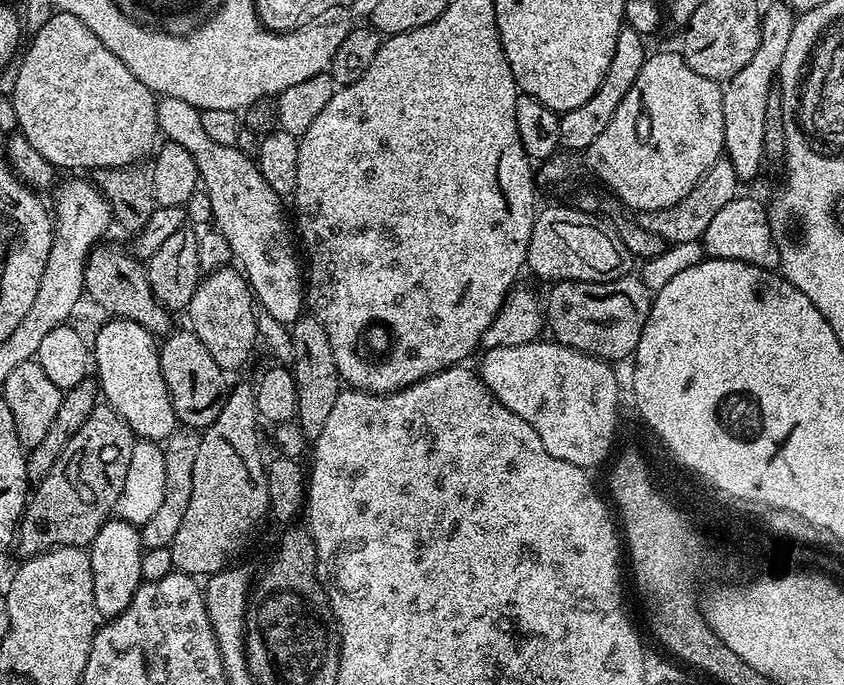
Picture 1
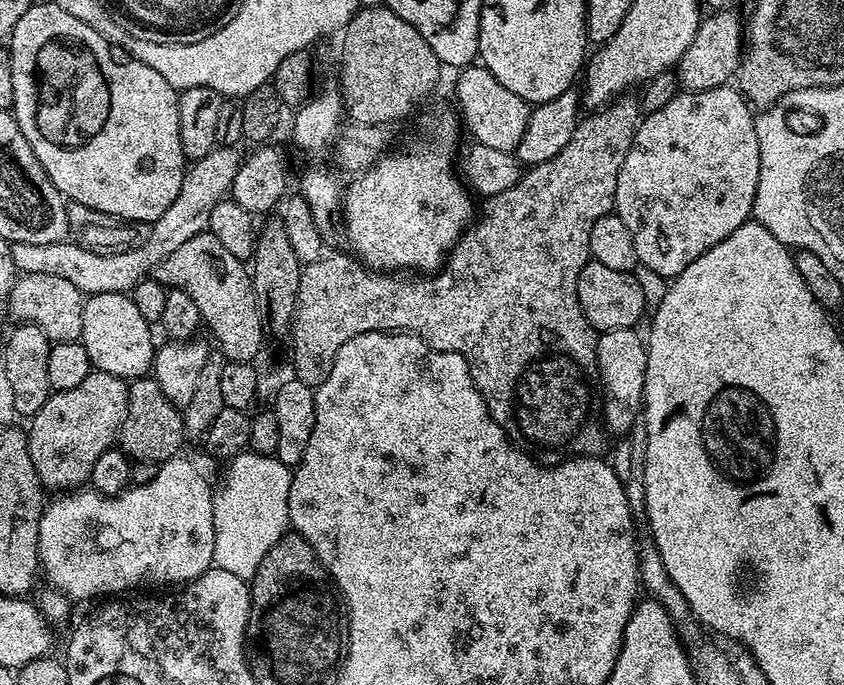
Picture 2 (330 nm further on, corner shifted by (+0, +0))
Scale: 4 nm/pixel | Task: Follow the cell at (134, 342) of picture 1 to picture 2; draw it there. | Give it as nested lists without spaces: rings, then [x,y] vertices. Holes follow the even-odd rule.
[[[123,292],[94,294],[84,301],[82,310],[82,334],[79,343],[84,345],[93,369],[114,374],[119,380],[131,382],[147,377],[152,371],[152,358],[157,345],[152,344],[153,325],[142,318],[131,295]]]

